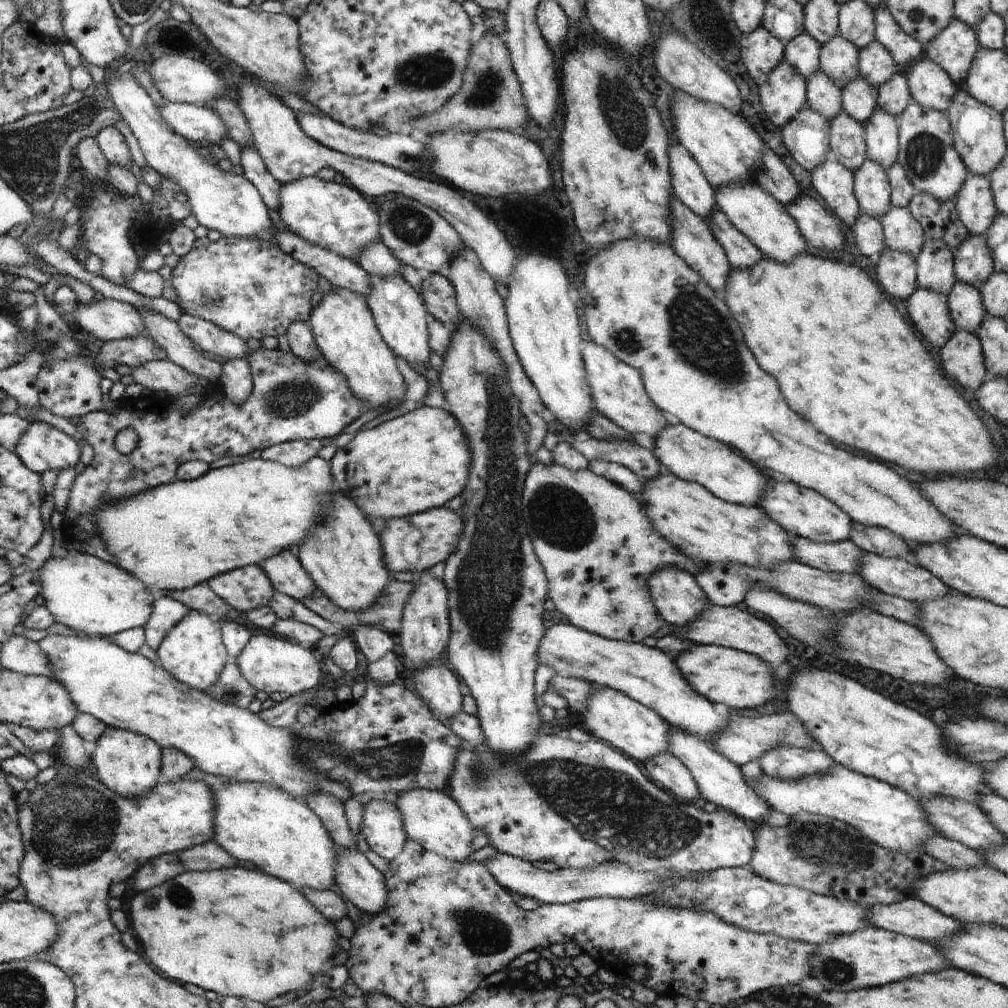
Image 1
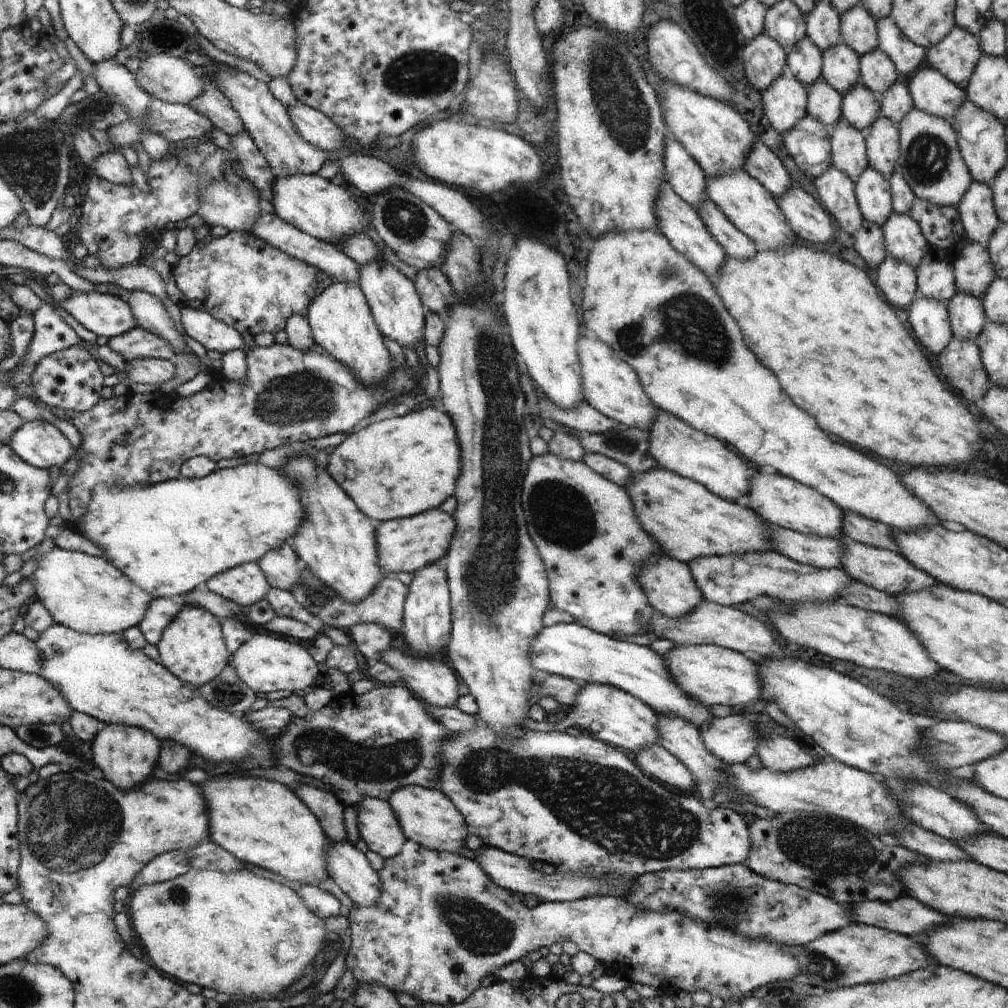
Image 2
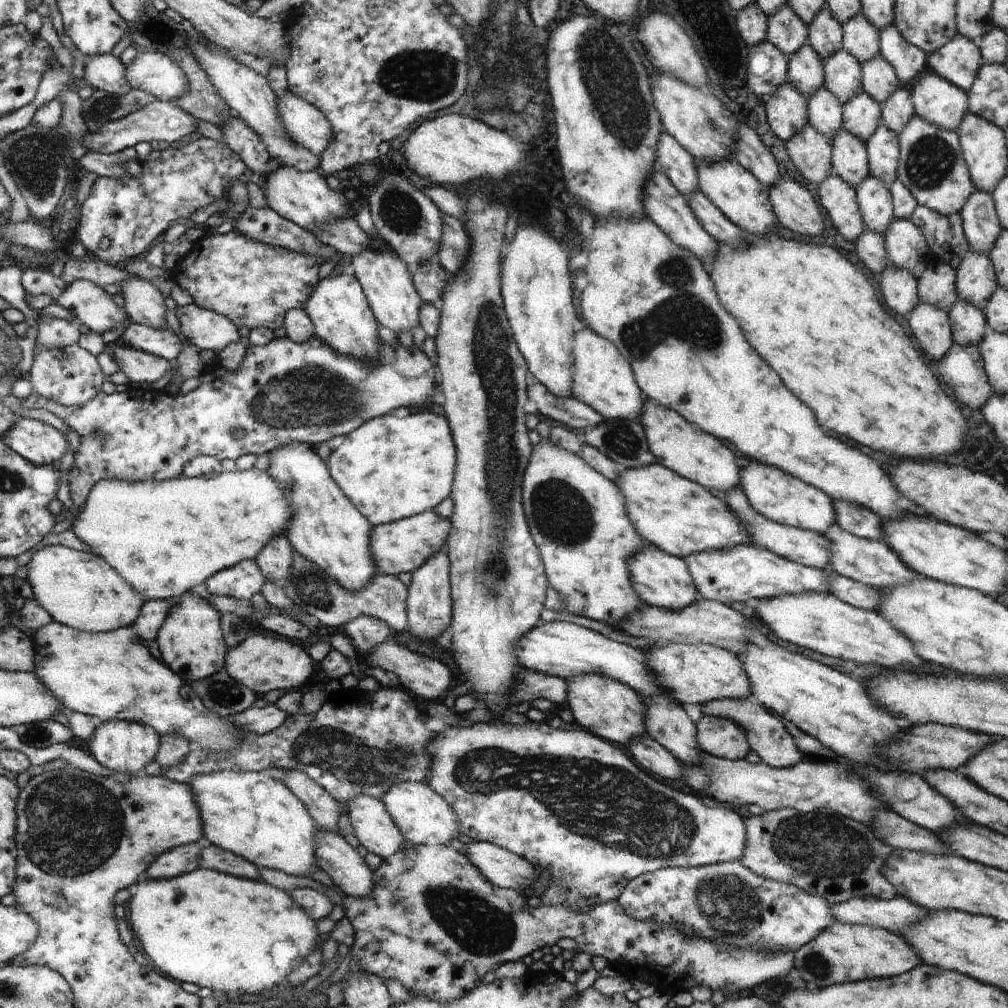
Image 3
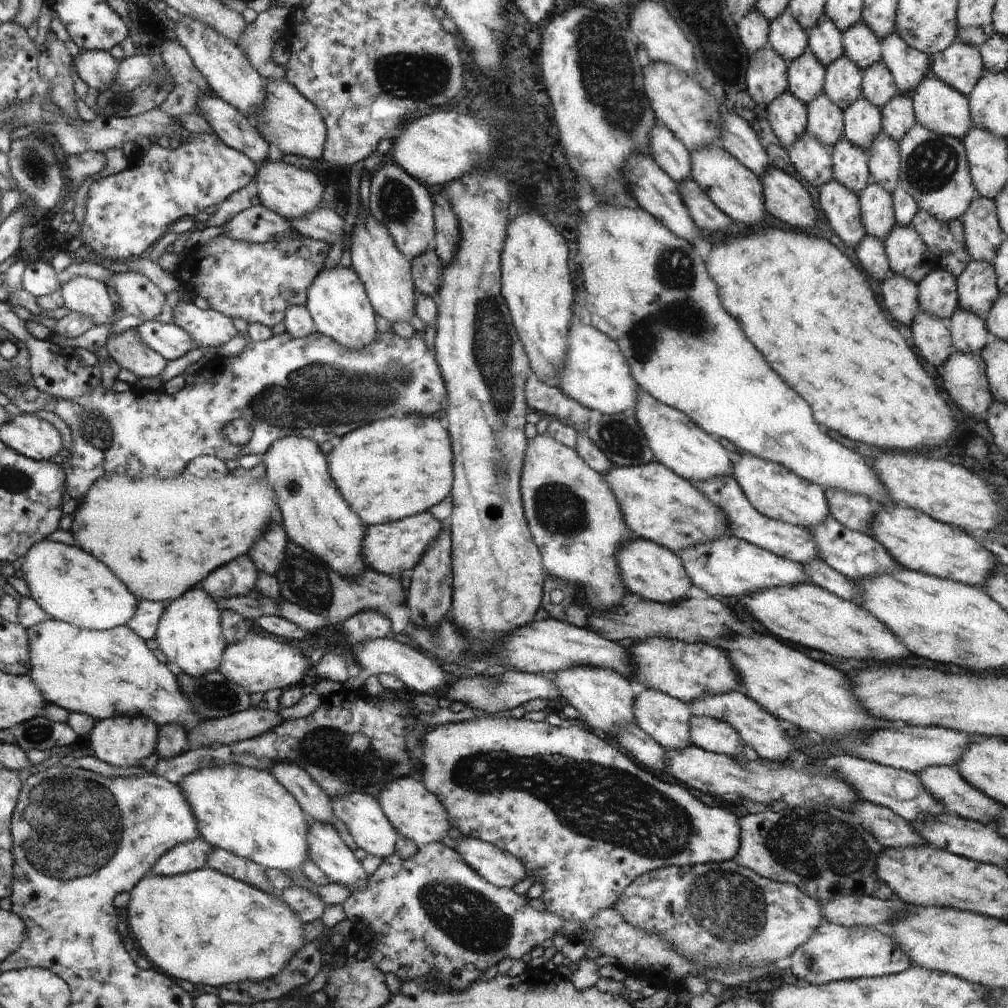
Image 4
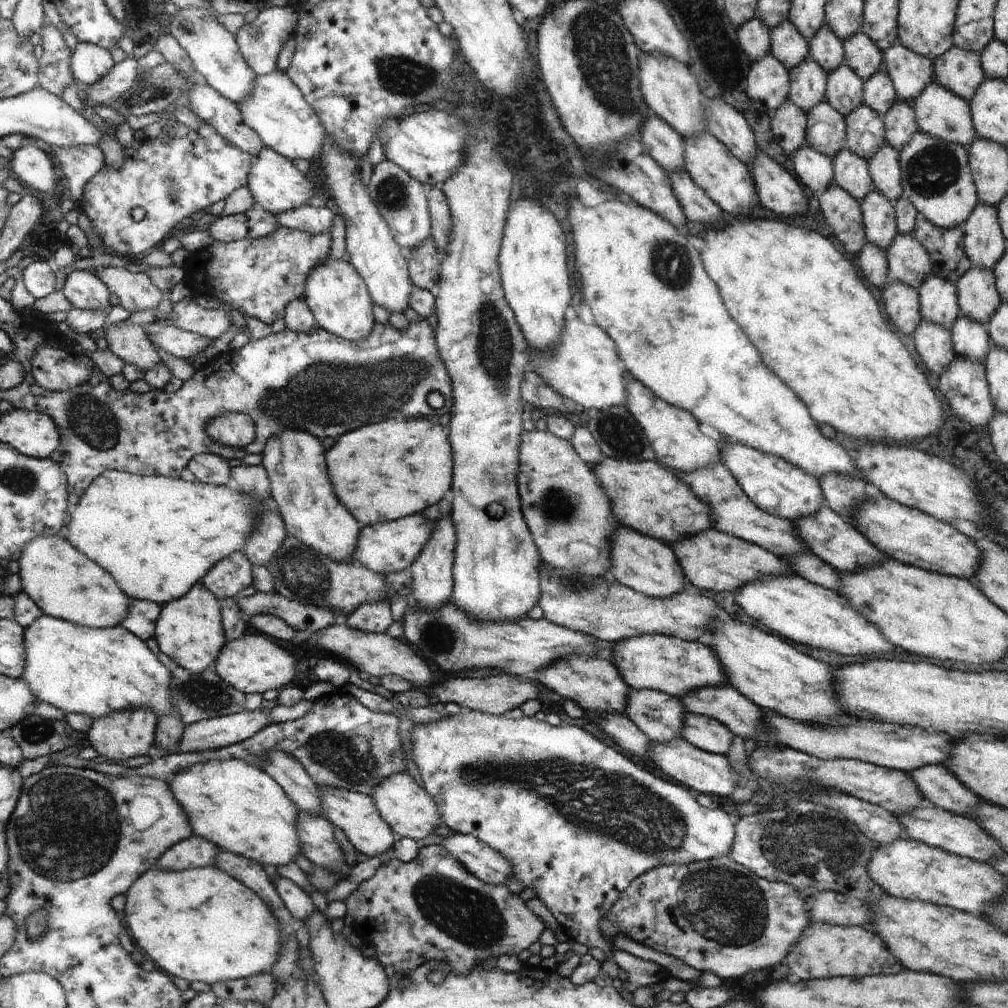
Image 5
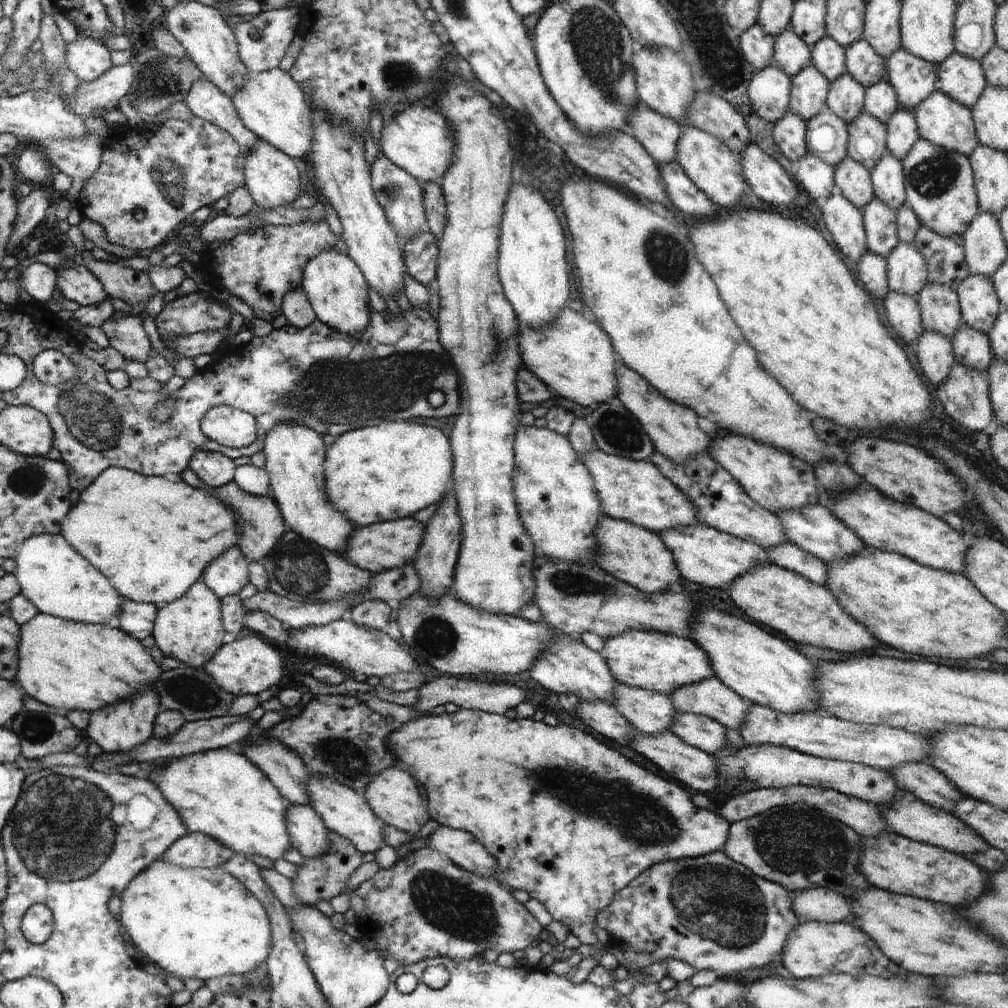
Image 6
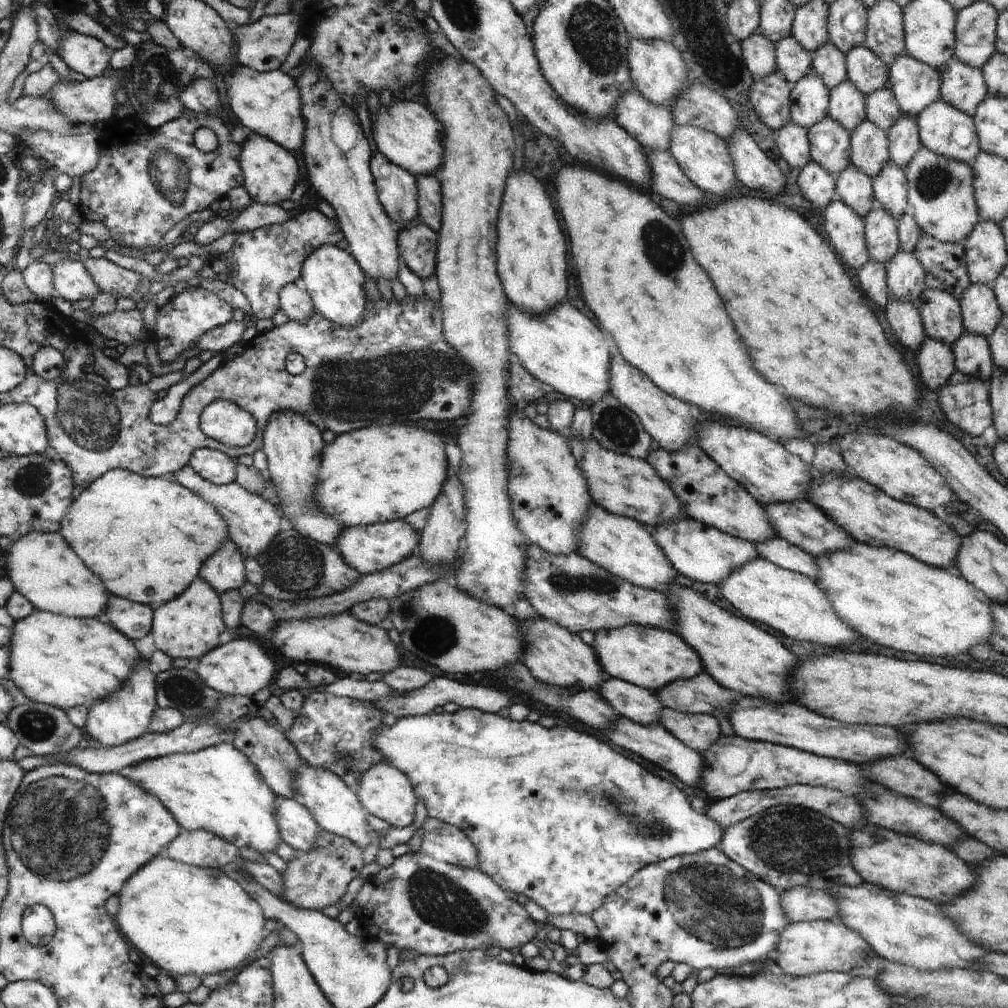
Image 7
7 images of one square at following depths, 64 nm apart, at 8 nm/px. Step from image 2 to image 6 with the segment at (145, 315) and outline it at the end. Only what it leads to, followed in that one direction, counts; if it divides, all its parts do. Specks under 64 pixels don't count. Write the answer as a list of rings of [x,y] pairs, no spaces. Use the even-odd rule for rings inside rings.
[[[80,252],[83,266],[99,281],[106,296],[119,298],[130,306],[137,302],[147,302],[147,298],[157,293],[143,271],[136,271],[111,261],[98,261],[87,252]]]

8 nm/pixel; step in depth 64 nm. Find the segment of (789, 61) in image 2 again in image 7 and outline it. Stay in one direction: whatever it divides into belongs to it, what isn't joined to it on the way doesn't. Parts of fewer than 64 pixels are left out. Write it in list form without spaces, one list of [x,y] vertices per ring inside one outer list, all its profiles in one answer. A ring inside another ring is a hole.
[[[813,70],[791,84],[789,100],[790,121],[805,130],[827,116],[828,88]]]

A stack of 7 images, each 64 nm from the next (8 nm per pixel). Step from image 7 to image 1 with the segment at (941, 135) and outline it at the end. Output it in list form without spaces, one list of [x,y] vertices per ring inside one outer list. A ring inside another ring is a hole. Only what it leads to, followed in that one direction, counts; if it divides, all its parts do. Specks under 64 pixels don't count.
[[[919,58],[903,71],[911,100],[926,109],[947,114],[956,85],[932,60]]]

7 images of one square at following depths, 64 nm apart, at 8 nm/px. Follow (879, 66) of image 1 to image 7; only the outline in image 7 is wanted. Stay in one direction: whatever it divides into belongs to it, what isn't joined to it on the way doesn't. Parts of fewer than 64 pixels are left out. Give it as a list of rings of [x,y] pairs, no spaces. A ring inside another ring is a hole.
[[[884,86],[864,96],[864,118],[886,133],[901,114],[892,92]]]

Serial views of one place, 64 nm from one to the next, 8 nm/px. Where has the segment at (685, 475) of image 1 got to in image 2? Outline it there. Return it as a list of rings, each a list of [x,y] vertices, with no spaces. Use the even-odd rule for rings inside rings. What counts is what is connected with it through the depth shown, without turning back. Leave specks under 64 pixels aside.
[[[655,407],[656,413],[648,428],[648,453],[655,459],[657,467],[667,469],[680,477],[698,482],[711,494],[726,501],[744,500],[747,485],[753,470],[739,459],[739,454],[716,438],[679,420],[671,413]]]

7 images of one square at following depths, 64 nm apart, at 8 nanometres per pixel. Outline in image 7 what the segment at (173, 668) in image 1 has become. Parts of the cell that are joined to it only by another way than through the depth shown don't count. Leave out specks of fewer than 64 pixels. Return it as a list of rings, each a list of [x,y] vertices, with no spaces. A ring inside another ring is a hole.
[[[195,578],[173,600],[152,609],[151,638],[156,650],[173,658],[196,658],[218,645],[218,636],[226,630],[222,621],[220,600],[214,588],[202,578]]]

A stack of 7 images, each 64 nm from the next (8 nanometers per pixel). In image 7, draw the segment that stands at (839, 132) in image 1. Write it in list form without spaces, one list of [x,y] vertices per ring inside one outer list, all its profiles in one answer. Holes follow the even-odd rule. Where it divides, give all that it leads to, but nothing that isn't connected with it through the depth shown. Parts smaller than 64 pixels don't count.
[[[847,165],[835,175],[834,183],[839,200],[861,218],[875,203],[871,178],[863,174],[856,166]]]

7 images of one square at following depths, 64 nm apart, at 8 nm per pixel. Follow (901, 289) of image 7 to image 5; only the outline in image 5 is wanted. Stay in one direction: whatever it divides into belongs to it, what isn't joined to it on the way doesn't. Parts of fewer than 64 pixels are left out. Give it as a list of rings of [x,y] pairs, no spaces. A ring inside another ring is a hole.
[[[896,233],[885,250],[887,283],[901,283],[915,292],[930,276],[931,263],[923,247],[911,235]]]

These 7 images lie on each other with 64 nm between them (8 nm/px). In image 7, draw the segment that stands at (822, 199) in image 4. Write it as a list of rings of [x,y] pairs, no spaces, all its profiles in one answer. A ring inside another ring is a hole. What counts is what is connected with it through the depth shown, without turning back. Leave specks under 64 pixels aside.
[[[840,200],[829,201],[822,211],[827,243],[839,254],[845,266],[855,270],[862,267],[869,260],[862,218]]]

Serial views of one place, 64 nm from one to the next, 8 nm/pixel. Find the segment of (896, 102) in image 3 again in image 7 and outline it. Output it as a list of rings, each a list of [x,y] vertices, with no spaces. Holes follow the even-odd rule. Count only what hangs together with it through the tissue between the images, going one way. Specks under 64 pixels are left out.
[[[900,114],[886,132],[889,160],[903,168],[922,145],[914,117]]]

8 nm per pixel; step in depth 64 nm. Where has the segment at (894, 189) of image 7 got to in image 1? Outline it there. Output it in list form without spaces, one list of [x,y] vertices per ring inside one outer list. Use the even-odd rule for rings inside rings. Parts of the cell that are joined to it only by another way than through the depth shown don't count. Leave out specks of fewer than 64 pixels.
[[[876,108],[863,123],[866,158],[887,170],[896,162],[897,125],[894,116]]]

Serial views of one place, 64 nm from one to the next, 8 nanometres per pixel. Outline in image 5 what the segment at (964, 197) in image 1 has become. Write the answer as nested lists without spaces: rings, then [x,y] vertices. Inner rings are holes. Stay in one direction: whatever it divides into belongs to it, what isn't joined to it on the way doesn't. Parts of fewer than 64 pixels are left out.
[[[977,204],[961,227],[963,254],[971,263],[971,267],[991,271],[1007,247],[1007,242],[998,225],[996,208]]]

